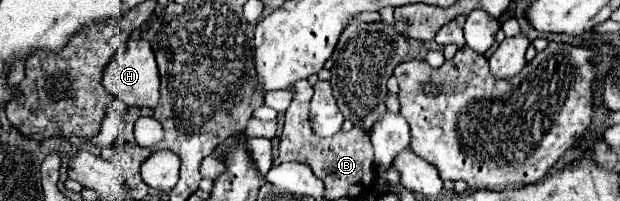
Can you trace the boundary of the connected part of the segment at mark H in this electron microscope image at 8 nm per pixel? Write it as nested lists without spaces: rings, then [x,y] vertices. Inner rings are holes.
[[[129,39],[125,53],[115,53],[111,63],[105,67],[101,85],[117,99],[121,99],[127,105],[139,105],[139,107],[155,107],[159,99],[159,71],[155,63],[155,55],[147,41],[143,39]]]

